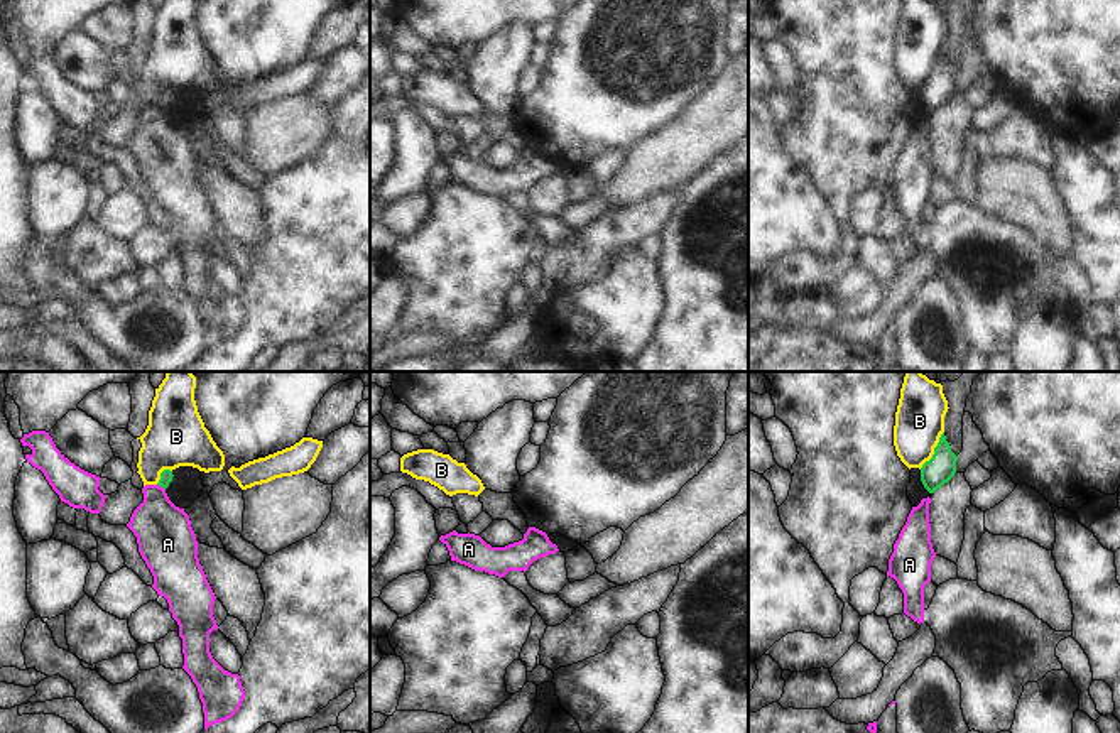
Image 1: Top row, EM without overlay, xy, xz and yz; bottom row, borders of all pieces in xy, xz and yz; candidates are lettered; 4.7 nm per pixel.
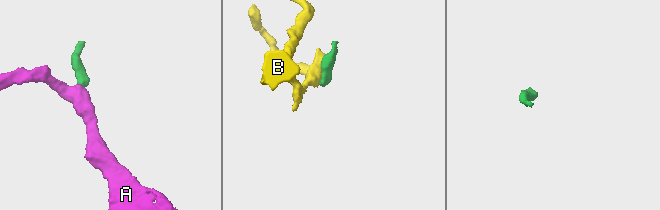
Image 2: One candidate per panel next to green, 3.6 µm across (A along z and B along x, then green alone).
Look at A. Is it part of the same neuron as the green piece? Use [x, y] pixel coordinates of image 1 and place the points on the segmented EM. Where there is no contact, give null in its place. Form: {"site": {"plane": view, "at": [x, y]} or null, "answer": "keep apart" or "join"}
{"site": {"plane": "xy", "at": [161, 485]}, "answer": "keep apart"}

